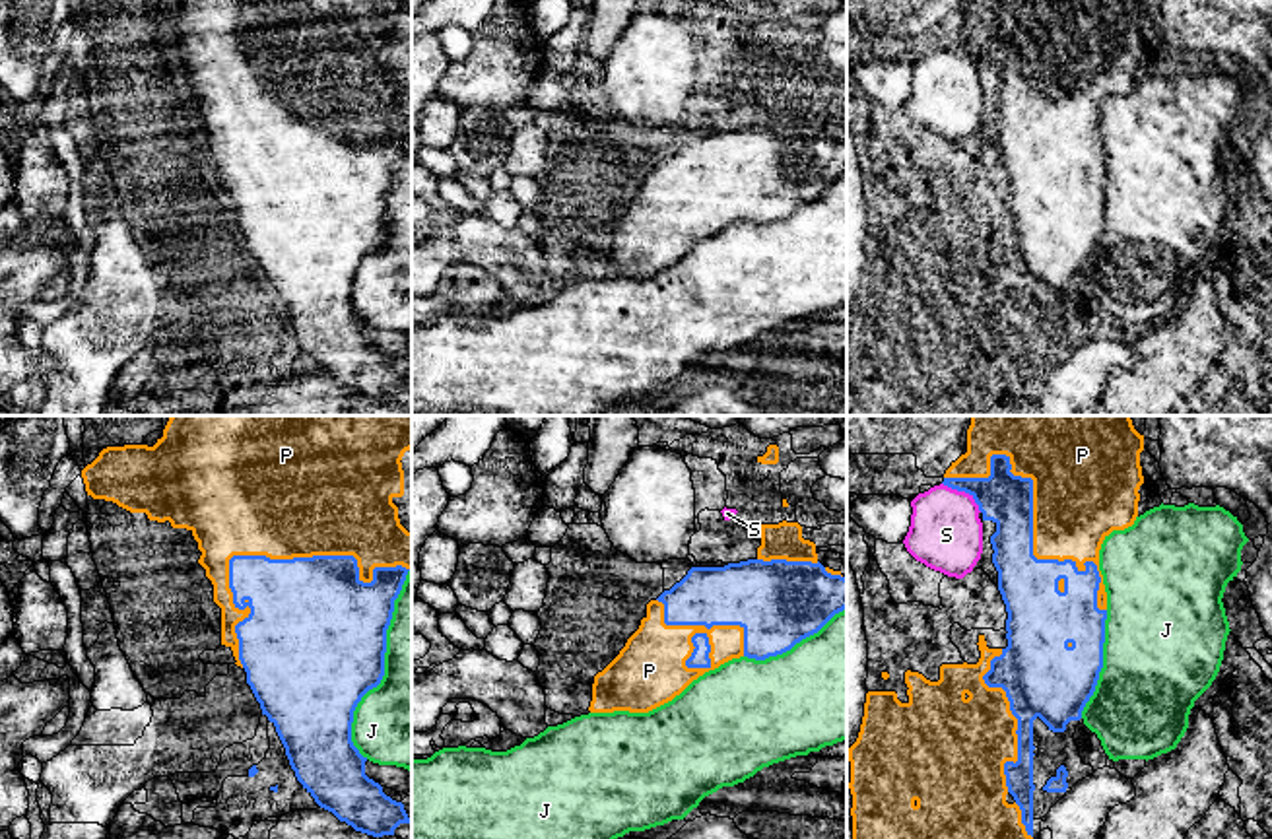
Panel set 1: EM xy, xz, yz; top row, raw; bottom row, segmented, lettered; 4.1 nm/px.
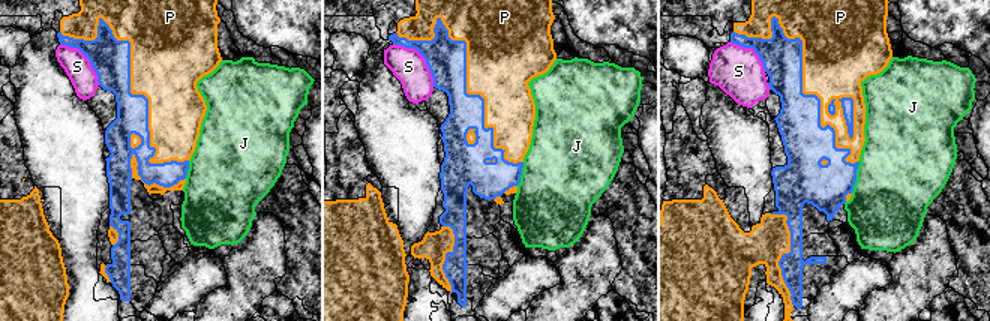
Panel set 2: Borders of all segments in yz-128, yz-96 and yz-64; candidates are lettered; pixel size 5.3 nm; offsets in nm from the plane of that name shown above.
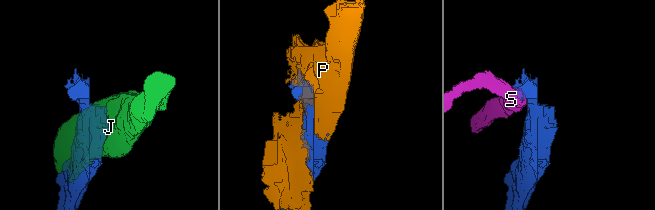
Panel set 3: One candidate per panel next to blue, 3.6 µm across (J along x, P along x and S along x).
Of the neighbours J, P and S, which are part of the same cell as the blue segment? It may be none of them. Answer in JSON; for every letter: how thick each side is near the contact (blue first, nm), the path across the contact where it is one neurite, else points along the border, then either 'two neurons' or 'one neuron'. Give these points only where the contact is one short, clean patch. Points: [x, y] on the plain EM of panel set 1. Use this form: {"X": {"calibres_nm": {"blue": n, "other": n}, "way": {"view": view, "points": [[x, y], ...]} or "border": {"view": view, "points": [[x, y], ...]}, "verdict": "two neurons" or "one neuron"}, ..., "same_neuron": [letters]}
{"J": {"calibres_nm": {"blue": 500, "other": 380}, "verdict": "two neurons"}, "P": {"calibres_nm": {"blue": 420, "other": 480}, "verdict": "one neuron"}, "S": {"calibres_nm": {"blue": 220, "other": 300}, "verdict": "two neurons"}, "same_neuron": ["P"]}

